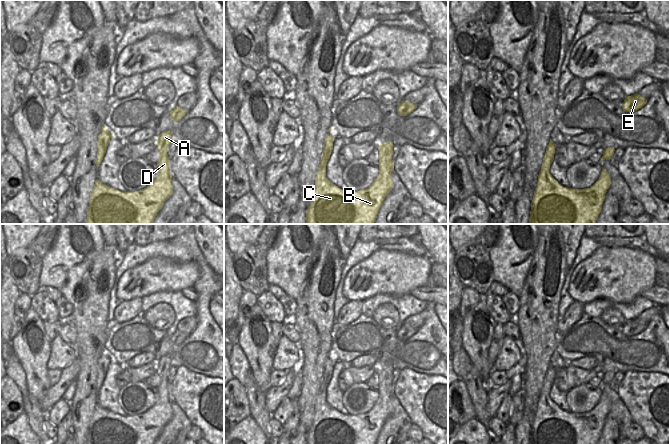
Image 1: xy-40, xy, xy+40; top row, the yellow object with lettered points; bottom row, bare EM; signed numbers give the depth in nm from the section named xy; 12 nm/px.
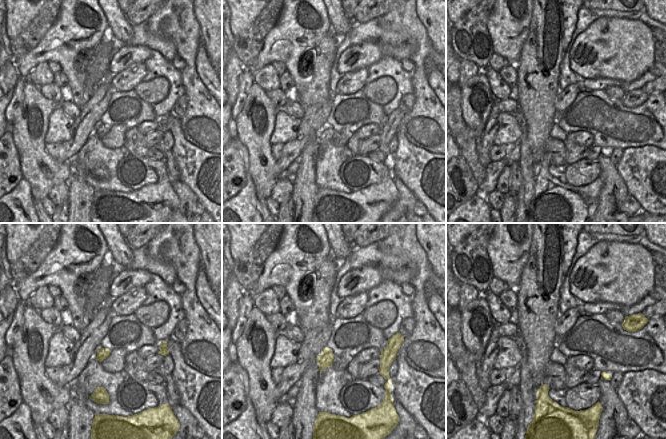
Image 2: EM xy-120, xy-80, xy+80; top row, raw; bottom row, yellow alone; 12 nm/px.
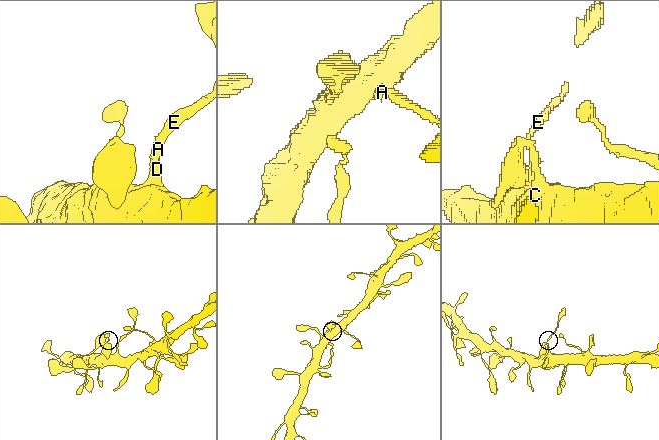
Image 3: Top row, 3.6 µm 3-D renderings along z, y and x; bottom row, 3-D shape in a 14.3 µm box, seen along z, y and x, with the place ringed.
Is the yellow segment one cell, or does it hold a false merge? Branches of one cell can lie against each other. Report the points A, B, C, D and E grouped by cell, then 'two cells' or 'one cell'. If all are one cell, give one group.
A B C D E; one cell

